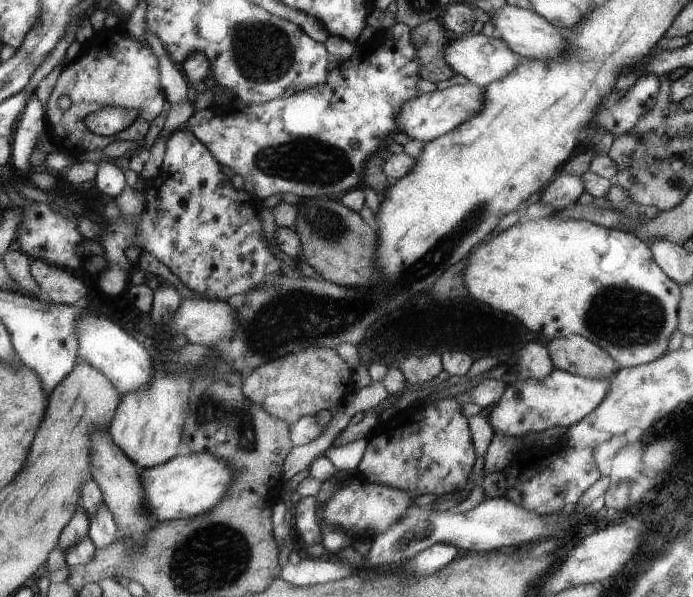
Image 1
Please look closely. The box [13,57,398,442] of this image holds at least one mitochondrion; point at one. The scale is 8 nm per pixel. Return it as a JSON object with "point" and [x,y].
{"point":[289,160]}

